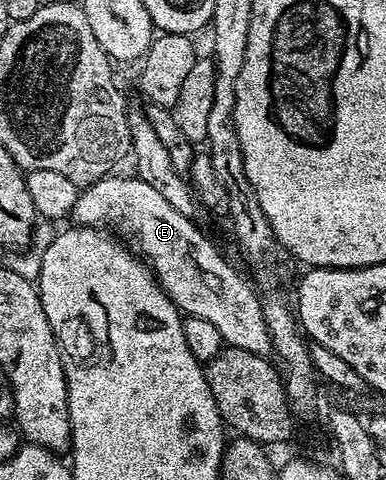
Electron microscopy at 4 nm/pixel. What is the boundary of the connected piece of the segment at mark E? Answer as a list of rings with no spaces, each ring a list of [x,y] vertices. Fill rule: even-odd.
[[[119,175],[106,176],[105,179],[98,180],[97,183],[82,189],[76,198],[76,205],[71,210],[70,219],[76,225],[85,228],[99,228],[107,226],[103,224],[109,223],[110,220],[124,220],[131,227],[132,234],[135,235],[136,245],[134,244],[134,247],[137,249],[138,255],[151,269],[155,280],[163,287],[164,294],[171,297],[180,313],[205,318],[207,321],[213,322],[213,326],[217,326],[217,330],[221,330],[224,345],[249,350],[258,356],[267,356],[272,351],[271,335],[269,326],[265,326],[265,314],[260,293],[255,293],[239,277],[238,270],[215,249],[214,242],[198,228],[200,225],[196,221],[185,218],[185,214],[173,210],[173,206],[169,206],[169,202],[165,202],[165,198],[161,198],[161,194],[157,194],[157,190],[153,190],[153,186],[149,186],[149,182],[140,180],[134,175],[131,175],[132,177]]]

